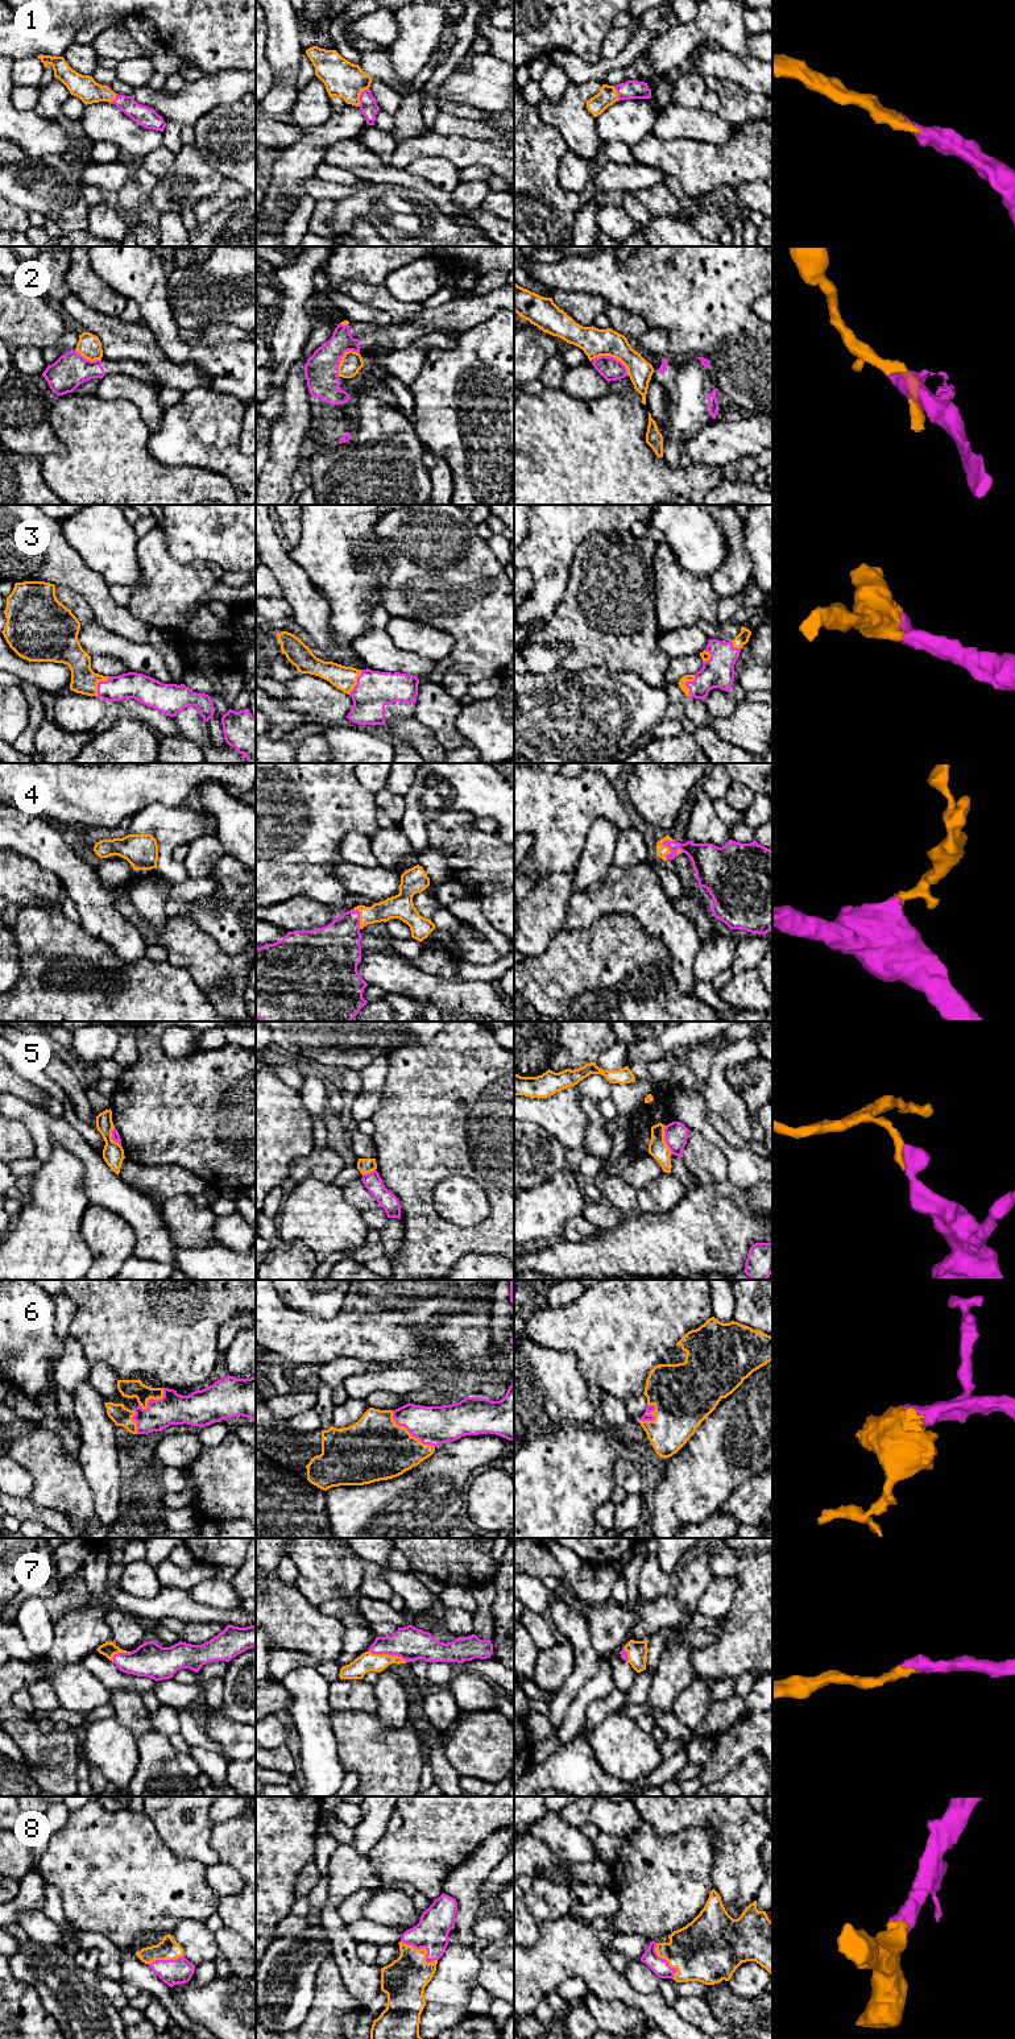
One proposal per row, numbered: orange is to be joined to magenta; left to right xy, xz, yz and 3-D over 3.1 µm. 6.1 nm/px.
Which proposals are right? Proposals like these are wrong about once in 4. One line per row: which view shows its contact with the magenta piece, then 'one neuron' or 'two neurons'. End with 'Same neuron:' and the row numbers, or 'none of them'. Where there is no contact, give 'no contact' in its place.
1: xz | one neuron
2: yz | two neurons
3: yz | one neuron
4: yz | one neuron
5: yz | two neurons
6: xz | one neuron
7: xz | one neuron
8: xz | one neuron
Same neuron: 1, 3, 4, 6, 7, 8

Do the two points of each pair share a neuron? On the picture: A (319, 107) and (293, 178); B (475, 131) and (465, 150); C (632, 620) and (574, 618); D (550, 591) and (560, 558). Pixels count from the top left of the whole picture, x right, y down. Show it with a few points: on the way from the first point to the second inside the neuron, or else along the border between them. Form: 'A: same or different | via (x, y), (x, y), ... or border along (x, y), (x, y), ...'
A: different | border along (332, 112), (322, 124), (303, 129)
B: different | border along (440, 133), (485, 140), (500, 148)
C: same | via (617, 620), (588, 618)
D: same | via (550, 583), (550, 568), (552, 566)

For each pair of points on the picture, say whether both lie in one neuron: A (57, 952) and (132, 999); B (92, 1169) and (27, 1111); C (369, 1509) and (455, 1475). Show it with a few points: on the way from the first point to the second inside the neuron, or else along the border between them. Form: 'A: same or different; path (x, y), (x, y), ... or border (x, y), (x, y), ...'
A: same; path (75, 970), (108, 999), (114, 999)
B: same; path (82, 1151), (63, 1132), (45, 1128)
C: same; path (390, 1508), (417, 1508), (434, 1491)

